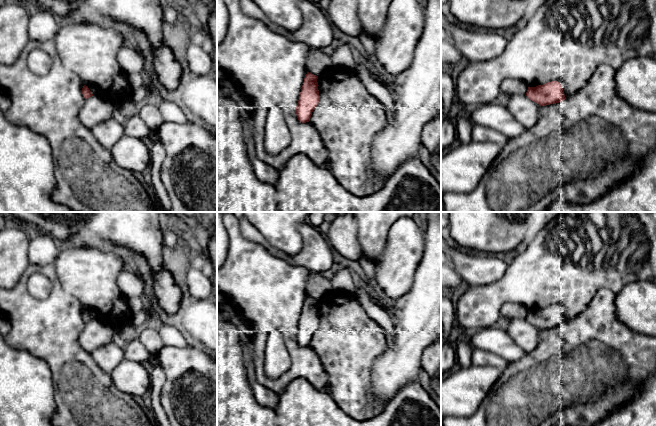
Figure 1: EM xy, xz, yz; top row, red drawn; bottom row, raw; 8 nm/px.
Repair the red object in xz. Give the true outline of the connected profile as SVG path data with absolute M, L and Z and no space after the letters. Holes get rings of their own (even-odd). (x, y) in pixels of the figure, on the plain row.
M307 296L304 302L299 324L296 330L296 339L300 346L310 345L311 339L320 324L318 314L318 300Z

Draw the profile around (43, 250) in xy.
M33 232L29 241L28 258L30 264L53 264L60 250L56 240L43 232Z

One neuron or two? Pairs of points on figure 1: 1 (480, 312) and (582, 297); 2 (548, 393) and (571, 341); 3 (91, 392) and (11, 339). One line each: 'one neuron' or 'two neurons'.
1: one neuron
2: one neuron
3: one neuron

